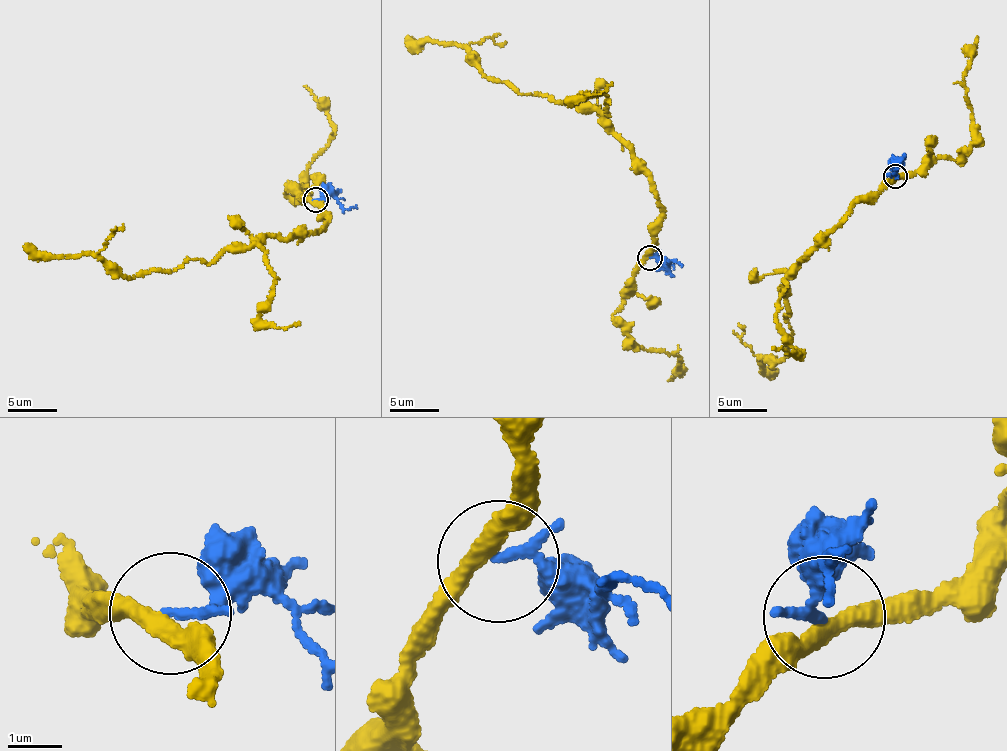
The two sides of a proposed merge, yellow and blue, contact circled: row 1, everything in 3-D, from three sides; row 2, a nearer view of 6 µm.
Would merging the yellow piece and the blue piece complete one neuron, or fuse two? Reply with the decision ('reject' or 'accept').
reject

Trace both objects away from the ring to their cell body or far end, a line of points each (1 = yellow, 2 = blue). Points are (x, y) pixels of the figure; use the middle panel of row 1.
1: (647, 258), (661, 214), (657, 191), (633, 148), (595, 110), (521, 94), (492, 80), (465, 48), (406, 37)
2: (650, 258), (665, 262), (671, 260), (681, 266)

